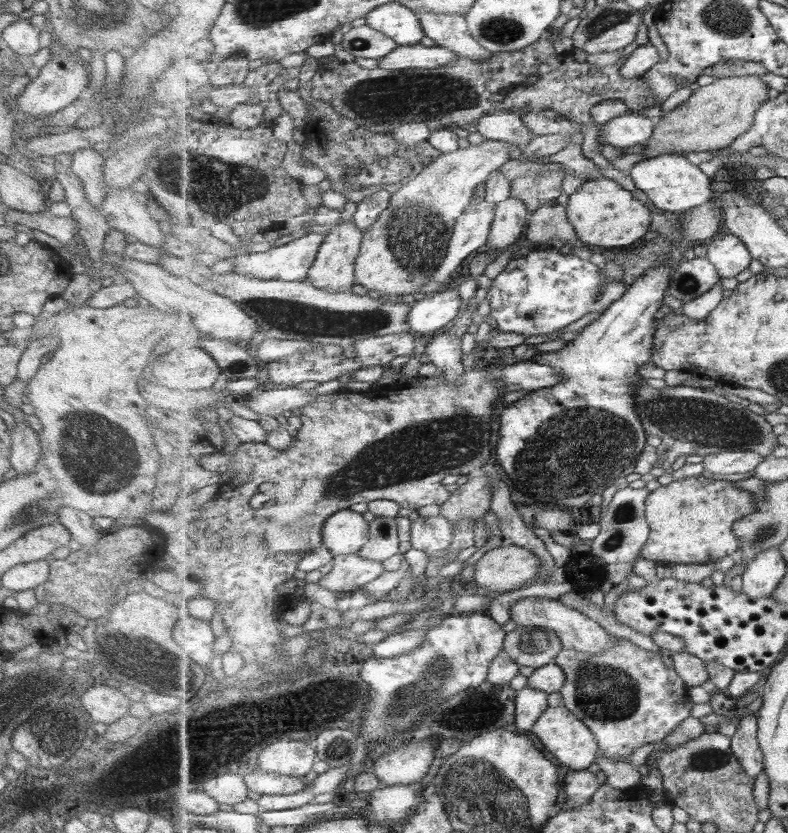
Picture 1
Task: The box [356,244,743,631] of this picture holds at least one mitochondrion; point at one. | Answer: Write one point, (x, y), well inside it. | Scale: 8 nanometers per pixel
(597, 445)

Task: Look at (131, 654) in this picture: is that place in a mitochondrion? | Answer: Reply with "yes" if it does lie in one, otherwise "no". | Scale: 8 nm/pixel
yes

